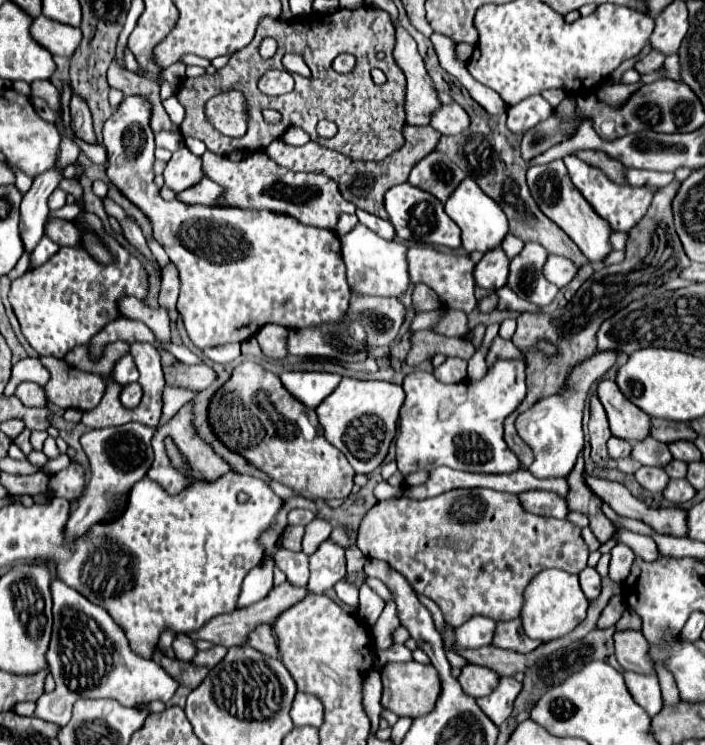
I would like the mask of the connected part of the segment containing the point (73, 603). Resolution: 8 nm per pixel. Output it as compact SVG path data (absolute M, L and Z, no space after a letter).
M60 579L52 581L52 599L54 629L46 659L56 689L36 701L34 715L38 719L66 725L76 699L116 699L124 707L136 707L156 699L168 703L172 699L180 683L176 683L176 679L172 679L152 659L136 655L128 647L124 631L100 605L94 605Z

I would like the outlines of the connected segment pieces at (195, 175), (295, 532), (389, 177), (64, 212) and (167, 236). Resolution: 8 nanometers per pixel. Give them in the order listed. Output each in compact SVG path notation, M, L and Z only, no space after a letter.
M182 147L176 153L172 153L172 159L168 161L166 171L164 171L166 185L174 193L182 193L194 187L202 176L201 158L194 155L187 147Z
M288 526L283 534L282 546L295 552L302 551L304 526Z
M404 125L404 145L398 151L394 151L392 155L388 155L384 161L352 161L352 159L340 155L338 151L332 151L314 141L310 141L302 147L292 147L292 145L286 145L284 141L276 141L266 151L280 167L286 167L292 171L304 171L304 173L324 173L326 177L330 177L338 183L344 199L352 201L358 209L364 209L372 215L388 219L388 213L384 211L384 193L390 187L404 183L408 179L412 167L436 147L438 139L440 139L440 133L436 129L432 129L430 125L426 125L426 127Z
M72 203L72 205L64 205L60 211L50 211L50 217L52 219L68 219L68 221L72 221L72 219L76 219L76 215L78 215L78 205L76 203Z
M126 97L122 101L122 105L118 107L118 111L114 111L114 115L104 123L104 147L108 153L108 163L106 163L106 177L108 181L118 187L118 191L132 201L152 223L152 231L154 231L154 239L164 247L164 251L168 253L170 261L176 265L178 275L180 275L180 297L178 297L178 313L184 321L184 327L188 331L188 337L194 345L198 347L212 347L212 345L224 345L230 341L242 343L248 337L252 337L260 327L268 325L268 323L276 323L276 325L284 325L284 327L312 327L318 323L328 323L328 321L338 321L344 311L348 309L348 301L350 301L350 287L346 283L346 267L340 255L340 239L336 237L334 231L330 229L318 229L318 227L308 227L302 225L298 219L286 217L286 215L276 215L272 211L252 211L252 209L238 209L238 207L206 207L206 205L186 205L178 199L174 201L164 201L158 193L158 187L154 183L154 171L152 171L152 163L154 163L154 133L150 129L150 103L142 97Z

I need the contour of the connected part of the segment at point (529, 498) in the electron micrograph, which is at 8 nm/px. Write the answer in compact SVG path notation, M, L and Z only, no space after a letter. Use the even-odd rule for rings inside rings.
M524 491L524 495L518 495L518 499L522 507L526 511L532 511L534 515L556 517L556 519L566 519L568 515L566 499L552 491Z

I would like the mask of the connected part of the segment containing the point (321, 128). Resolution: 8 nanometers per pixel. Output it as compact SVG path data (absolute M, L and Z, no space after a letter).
M321 120L317 124L316 131L322 138L331 138L337 133L337 126L334 122Z

